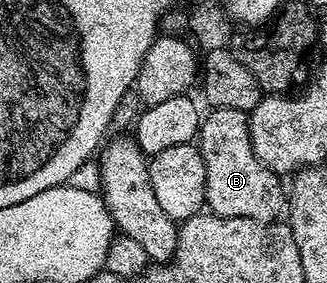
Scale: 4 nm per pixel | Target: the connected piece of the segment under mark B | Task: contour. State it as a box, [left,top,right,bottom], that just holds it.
[196,109,284,221]

